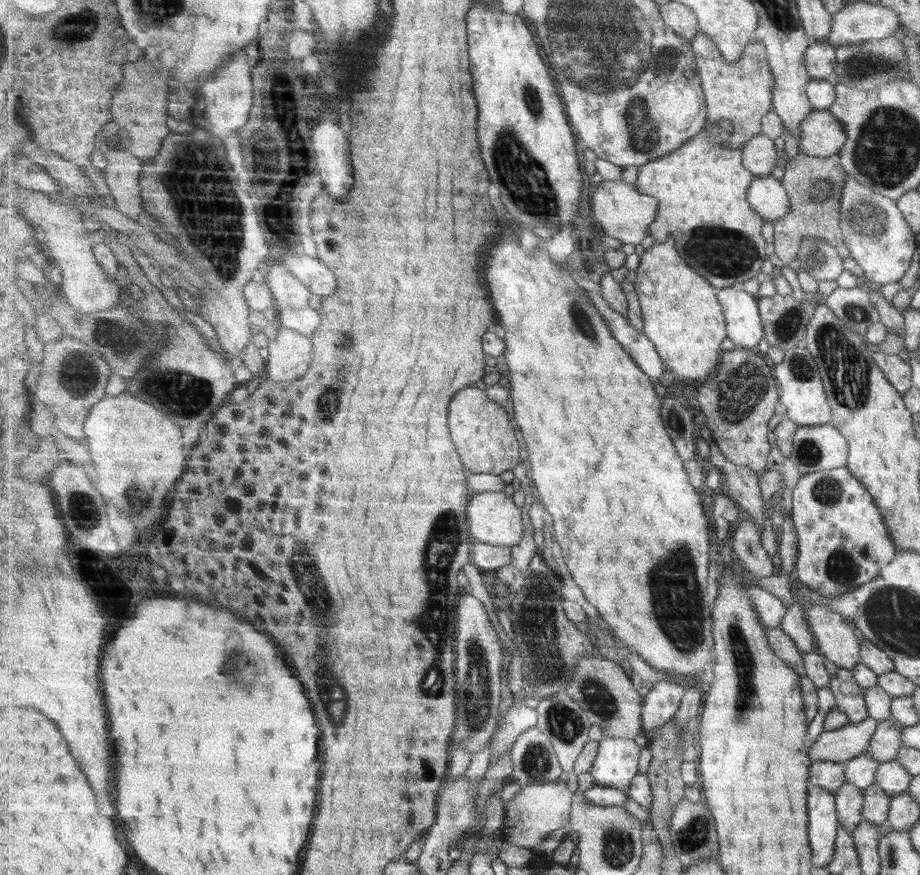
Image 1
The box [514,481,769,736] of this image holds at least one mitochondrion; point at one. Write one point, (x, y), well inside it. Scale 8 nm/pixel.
(677, 599)

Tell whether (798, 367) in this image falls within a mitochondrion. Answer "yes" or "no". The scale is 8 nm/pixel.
yes

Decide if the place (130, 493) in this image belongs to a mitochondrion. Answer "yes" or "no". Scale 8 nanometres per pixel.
yes

